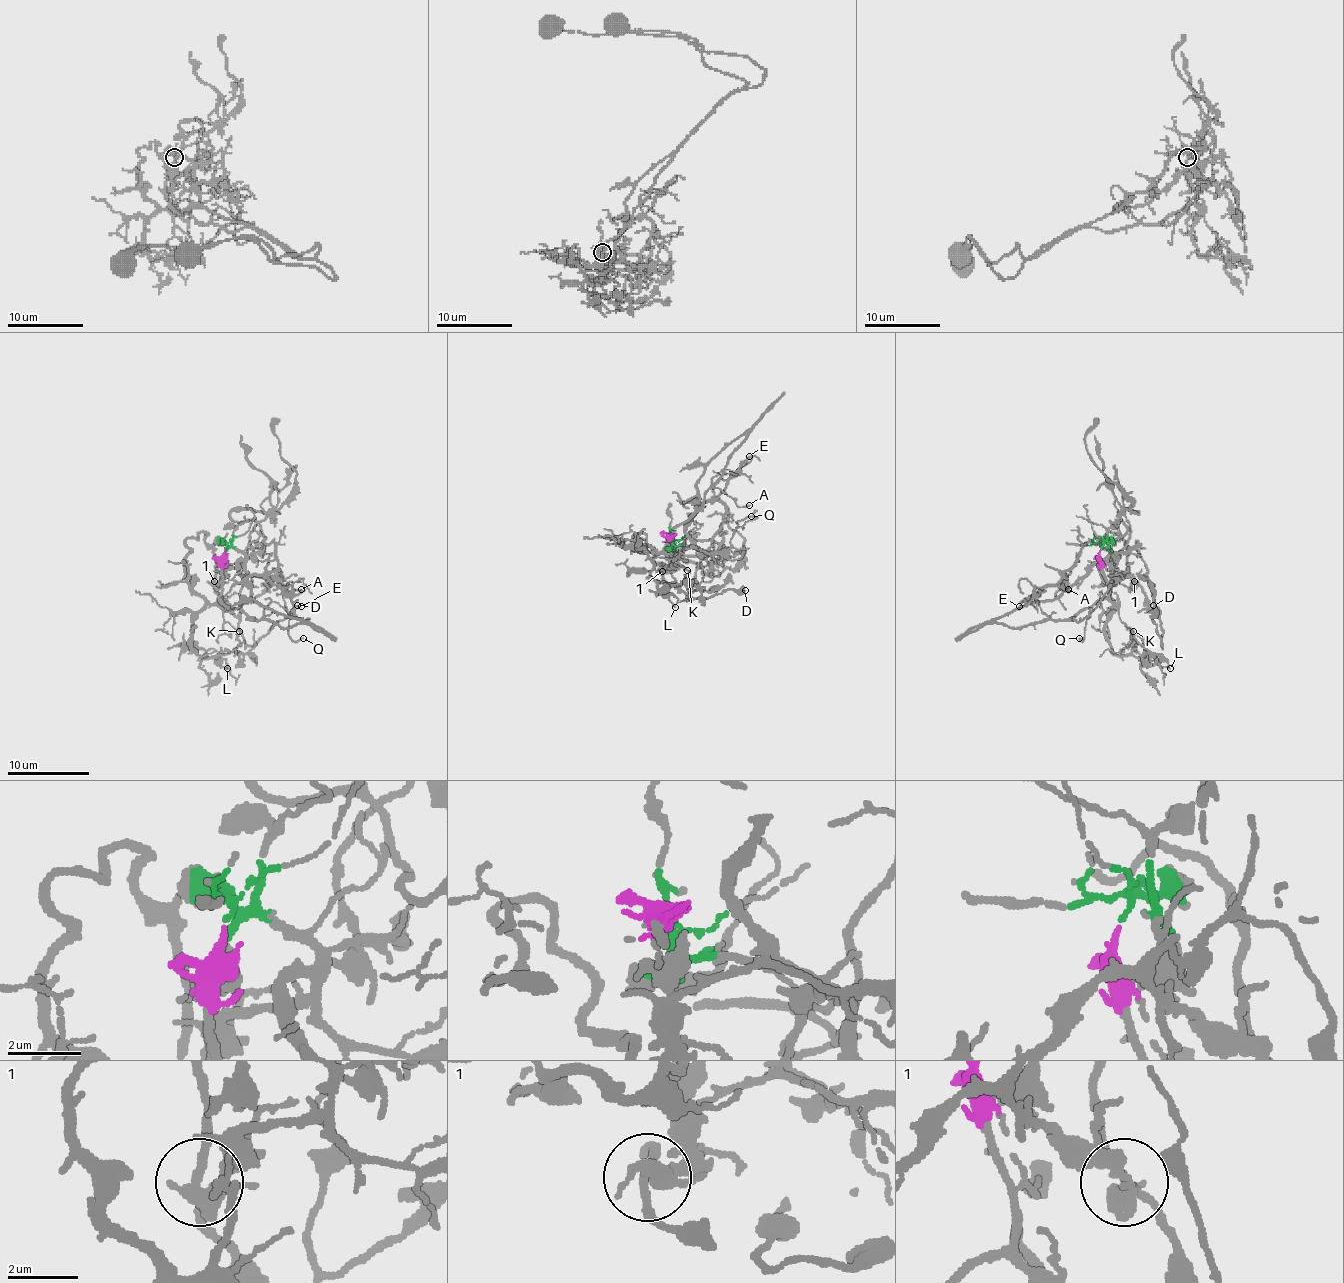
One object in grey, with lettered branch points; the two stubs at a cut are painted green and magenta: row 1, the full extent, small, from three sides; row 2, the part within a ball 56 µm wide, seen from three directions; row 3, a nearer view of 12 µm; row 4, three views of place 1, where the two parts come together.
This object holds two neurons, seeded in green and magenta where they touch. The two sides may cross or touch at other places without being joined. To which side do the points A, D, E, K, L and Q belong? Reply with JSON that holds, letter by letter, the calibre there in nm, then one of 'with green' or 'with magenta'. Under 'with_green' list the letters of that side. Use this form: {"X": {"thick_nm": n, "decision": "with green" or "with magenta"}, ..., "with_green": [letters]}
{"A": {"thick_nm": 110, "decision": "with green"}, "D": {"thick_nm": 240, "decision": "with magenta"}, "E": {"thick_nm": 110, "decision": "with green"}, "K": {"thick_nm": 90, "decision": "with magenta"}, "L": {"thick_nm": 110, "decision": "with magenta"}, "Q": {"thick_nm": 90, "decision": "with green"}, "with_green": ["A", "E", "Q"]}

